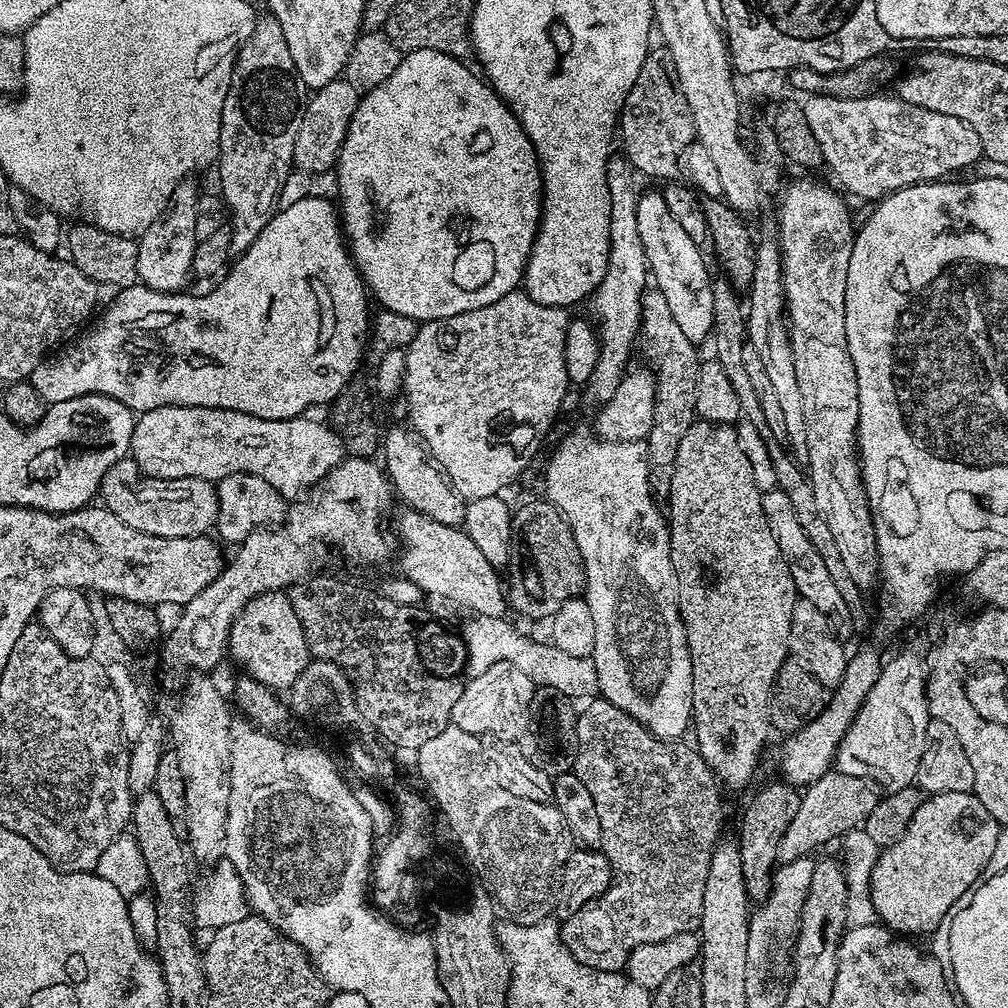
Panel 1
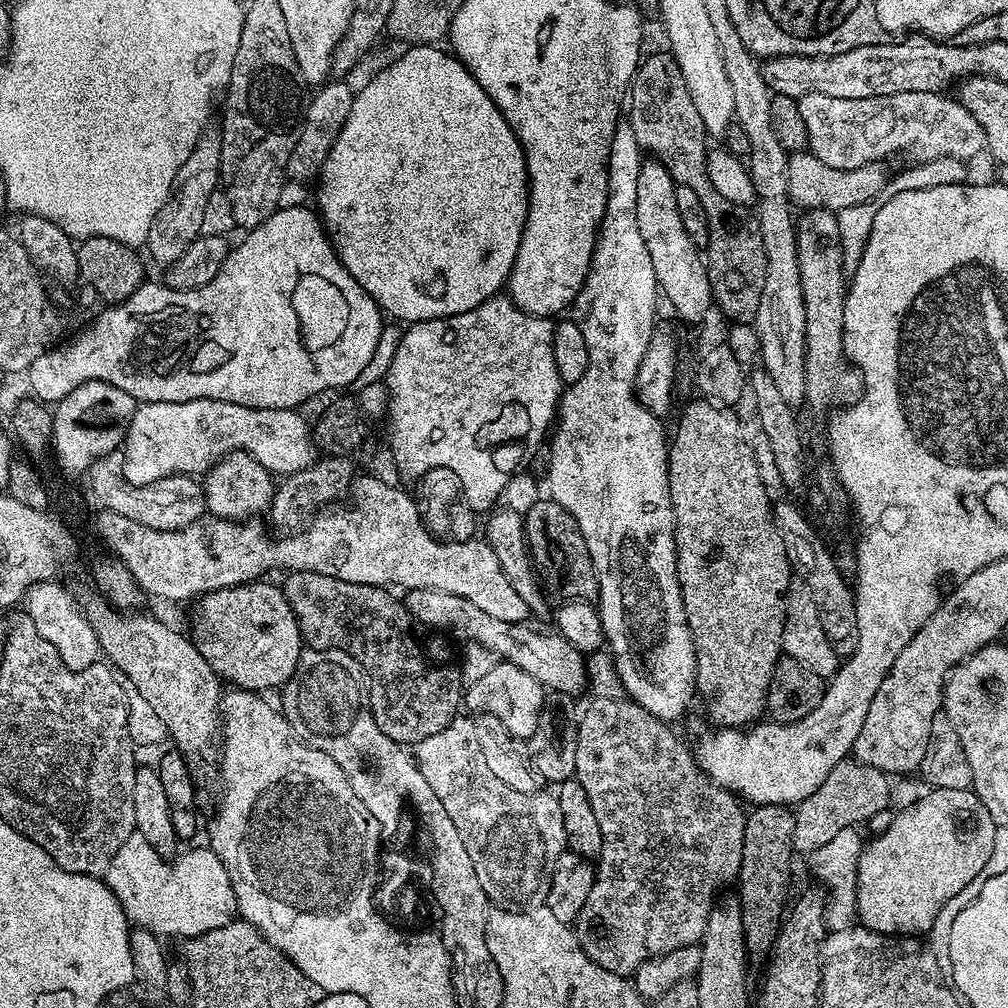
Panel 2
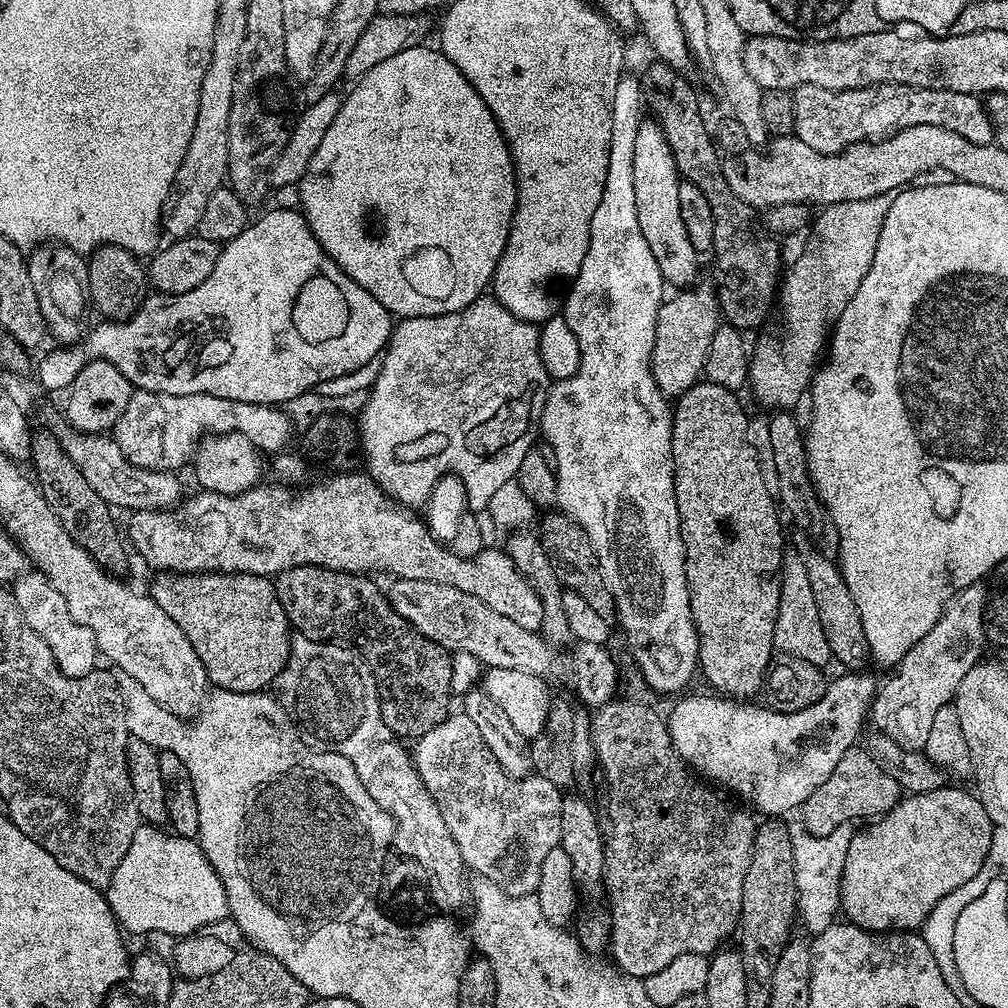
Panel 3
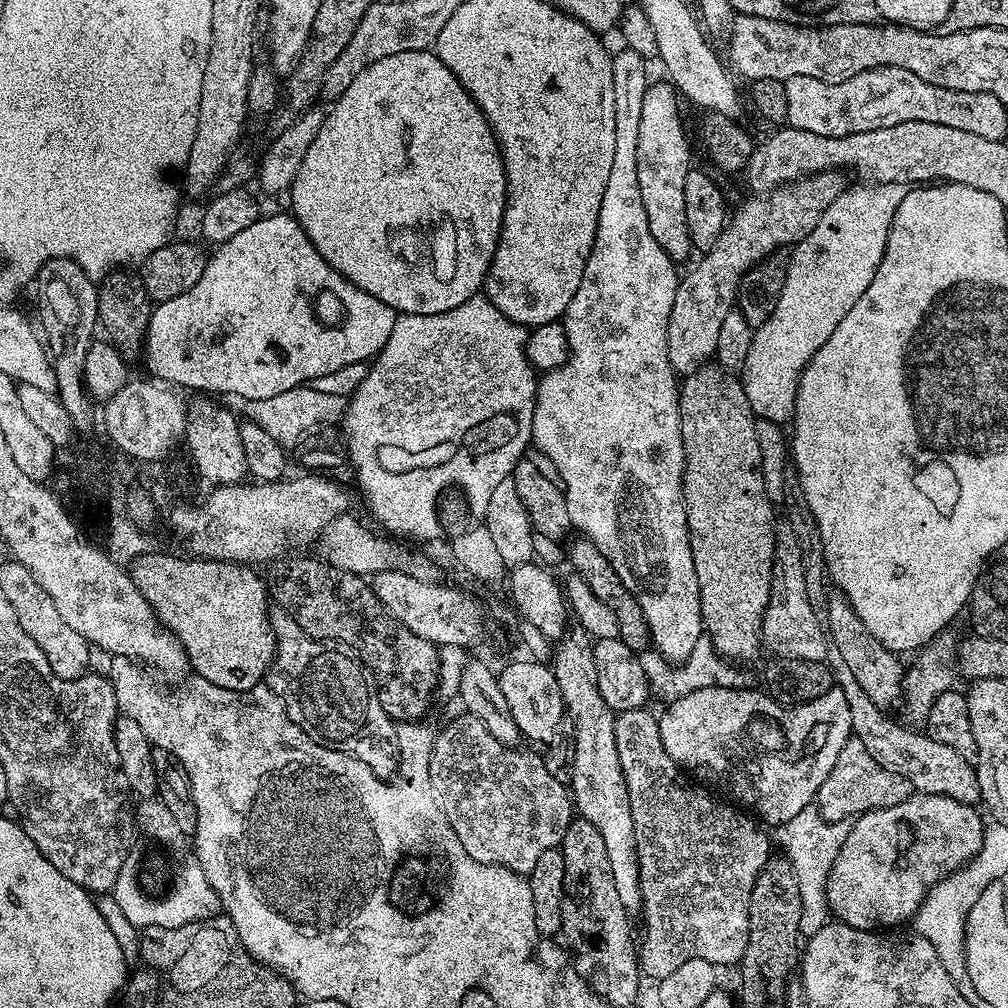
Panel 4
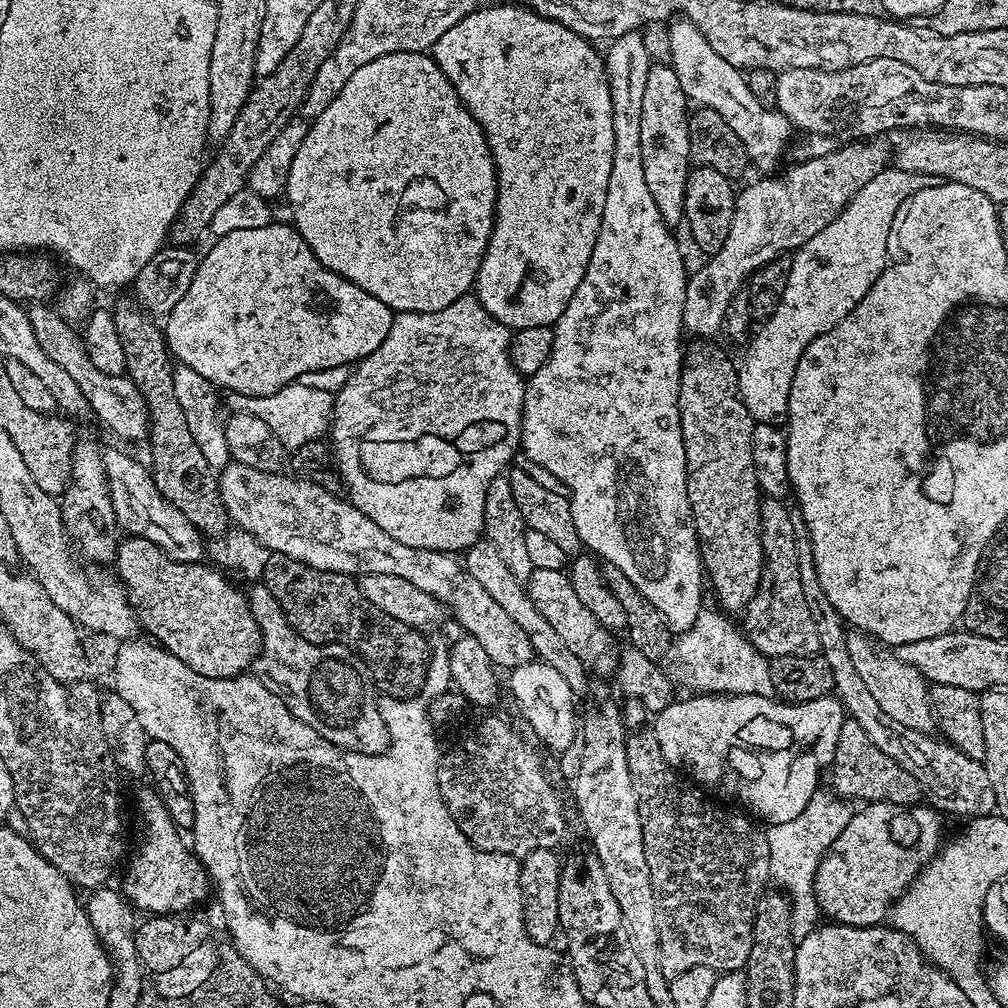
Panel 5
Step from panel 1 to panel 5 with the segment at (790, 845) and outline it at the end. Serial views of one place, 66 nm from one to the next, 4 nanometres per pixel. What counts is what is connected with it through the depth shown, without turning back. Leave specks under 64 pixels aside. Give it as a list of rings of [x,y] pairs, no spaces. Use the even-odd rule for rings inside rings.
[[[844,718],[839,721],[840,733],[838,746],[834,750],[831,762],[831,791],[841,798],[857,796],[860,802],[886,802],[887,804],[918,804],[922,800],[922,789],[918,781],[908,775],[906,769],[898,762],[892,761],[870,742],[866,731],[862,730],[856,720]]]

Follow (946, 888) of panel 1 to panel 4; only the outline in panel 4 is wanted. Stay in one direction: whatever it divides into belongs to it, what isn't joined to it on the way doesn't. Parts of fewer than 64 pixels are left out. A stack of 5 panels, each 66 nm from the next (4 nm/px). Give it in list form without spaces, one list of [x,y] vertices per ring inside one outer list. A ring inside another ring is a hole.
[[[914,794],[910,798],[906,798],[906,802],[898,802],[898,806],[886,806],[878,810],[870,810],[862,812],[859,816],[851,821],[852,829],[847,829],[844,832],[844,841],[838,850],[838,858],[834,858],[834,866],[830,870],[830,874],[826,878],[826,898],[828,899],[829,913],[839,923],[846,926],[854,926],[858,930],[866,930],[867,932],[878,932],[881,930],[892,930],[897,926],[904,924],[915,917],[916,911],[922,906],[922,902],[928,897],[930,891],[939,880],[945,876],[950,876],[963,868],[968,861],[973,860],[980,852],[982,841],[980,841],[980,825],[985,822],[985,817],[976,813],[977,809],[971,804],[963,804],[960,801],[955,801],[954,798],[939,796],[938,794]]]

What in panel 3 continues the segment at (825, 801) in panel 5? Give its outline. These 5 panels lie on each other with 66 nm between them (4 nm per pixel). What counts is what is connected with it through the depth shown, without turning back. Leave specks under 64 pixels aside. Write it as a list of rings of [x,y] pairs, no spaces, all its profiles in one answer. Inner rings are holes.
[[[843,824],[825,836],[811,836],[803,827],[791,829],[794,866],[796,867],[796,890],[798,896],[798,920],[812,934],[826,930],[837,923],[840,907],[840,883],[846,866],[846,850],[854,835],[852,824]]]

